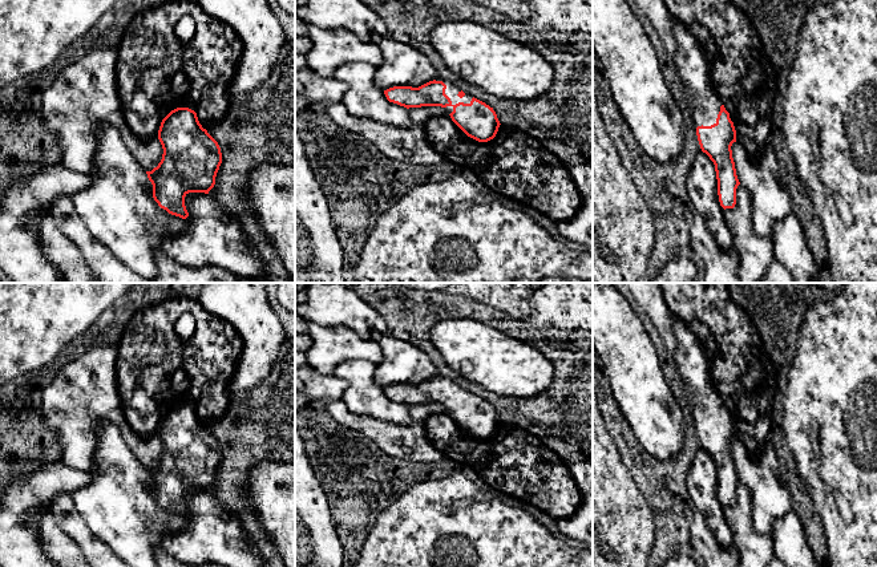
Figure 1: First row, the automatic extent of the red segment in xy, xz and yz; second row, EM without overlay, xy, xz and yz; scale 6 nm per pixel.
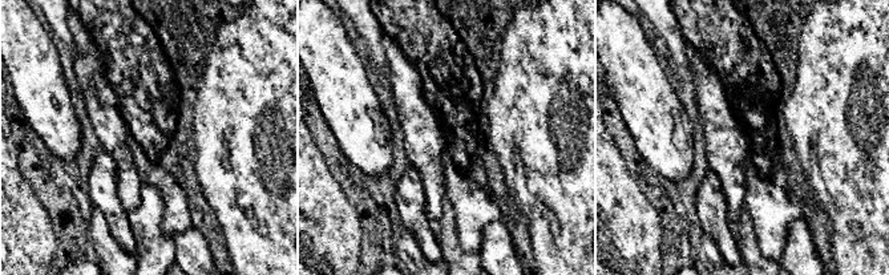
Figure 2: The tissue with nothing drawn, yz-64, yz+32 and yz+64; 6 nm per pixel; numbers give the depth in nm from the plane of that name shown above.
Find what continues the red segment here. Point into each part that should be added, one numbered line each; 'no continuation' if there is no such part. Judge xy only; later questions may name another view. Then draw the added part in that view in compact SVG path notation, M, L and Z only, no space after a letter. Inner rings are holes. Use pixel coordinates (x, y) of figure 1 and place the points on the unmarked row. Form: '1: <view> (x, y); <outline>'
no continuation

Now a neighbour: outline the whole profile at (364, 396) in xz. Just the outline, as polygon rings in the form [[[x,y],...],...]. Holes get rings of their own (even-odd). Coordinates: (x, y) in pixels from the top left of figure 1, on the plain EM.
[[[360,359],[338,364],[334,374],[348,384],[341,400],[357,416],[409,425],[408,406],[387,397],[384,388],[375,381],[375,369],[376,364]]]

